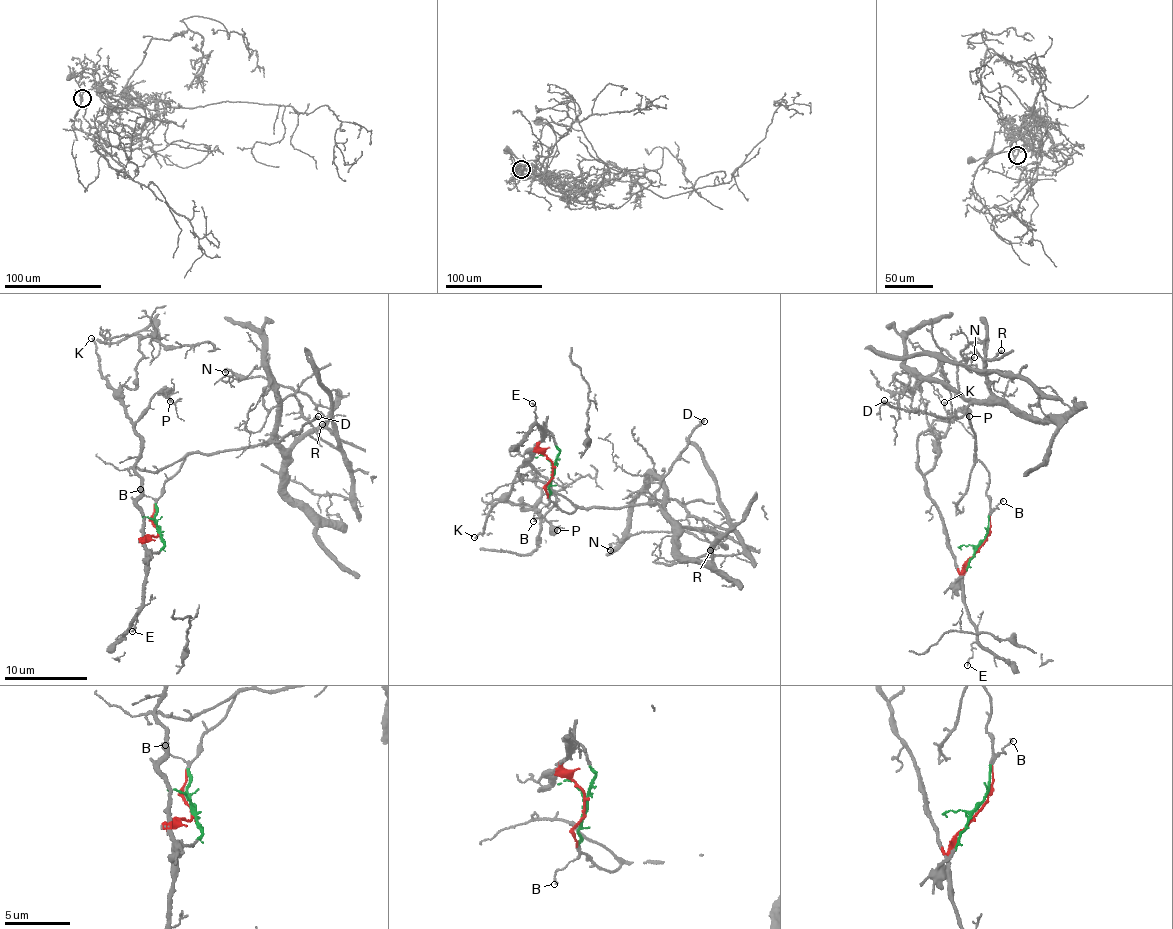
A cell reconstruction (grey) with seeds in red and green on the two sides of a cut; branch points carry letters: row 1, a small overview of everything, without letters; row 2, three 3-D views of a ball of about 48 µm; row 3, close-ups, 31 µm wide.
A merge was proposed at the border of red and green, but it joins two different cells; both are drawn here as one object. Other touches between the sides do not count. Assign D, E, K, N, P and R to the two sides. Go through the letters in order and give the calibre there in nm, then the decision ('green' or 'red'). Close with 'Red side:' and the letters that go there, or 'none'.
D: 320 nm thick; green
E: 120 nm thick; red
K: 170 nm thick; red
N: 200 nm thick; green
P: 360 nm thick; red
R: 110 nm thick; green
Red side: E, K, P

